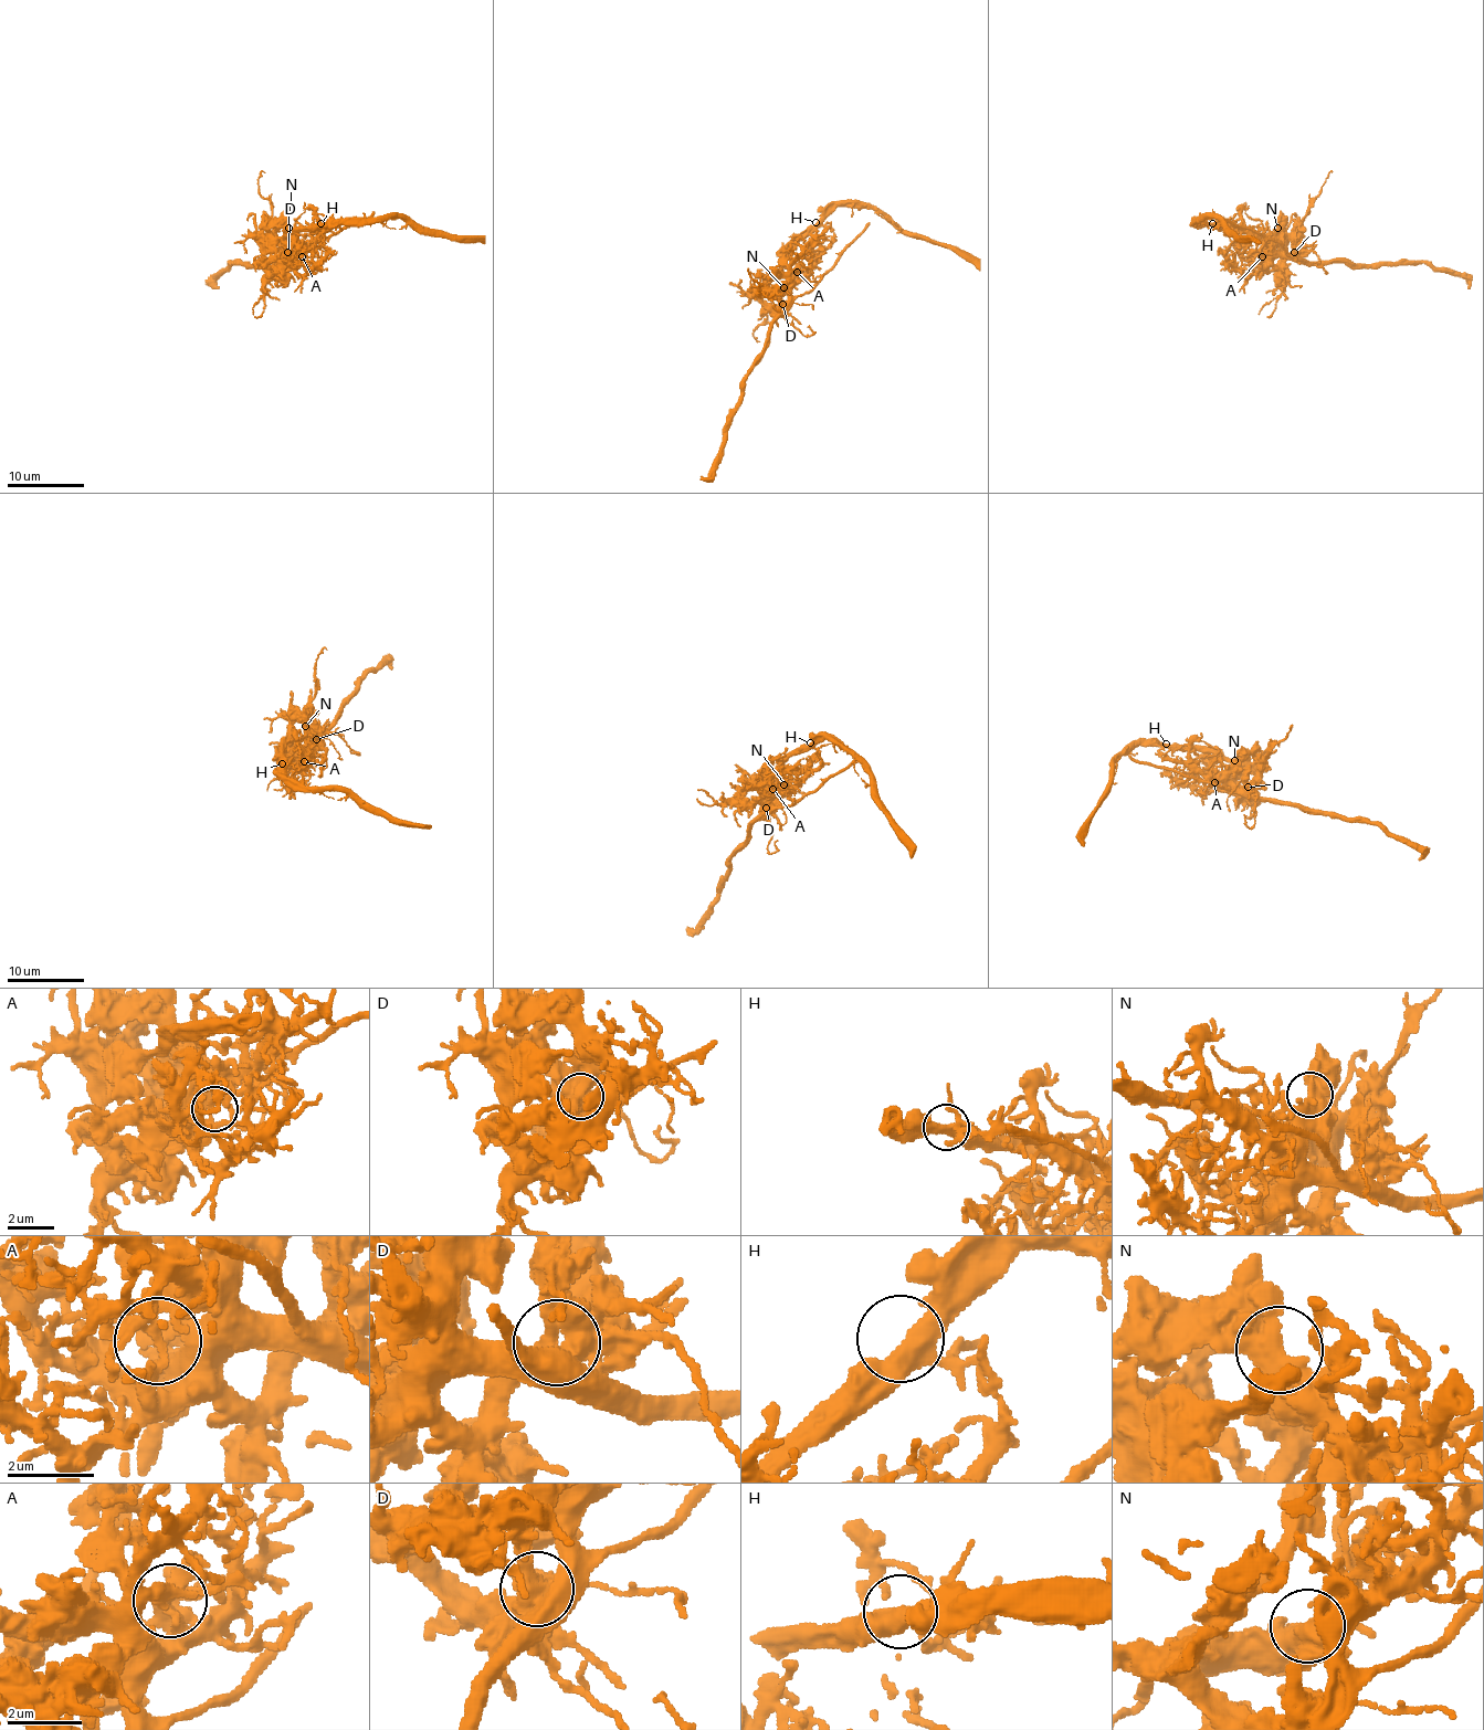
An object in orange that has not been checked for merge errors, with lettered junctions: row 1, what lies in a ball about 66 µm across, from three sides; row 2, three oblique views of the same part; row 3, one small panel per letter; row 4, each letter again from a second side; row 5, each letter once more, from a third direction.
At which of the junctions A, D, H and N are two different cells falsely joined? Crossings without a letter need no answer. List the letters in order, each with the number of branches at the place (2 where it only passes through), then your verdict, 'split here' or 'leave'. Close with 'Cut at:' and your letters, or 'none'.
A: 5 branches meet; leave
D: 2 branches meet; split here
H: 3 branches meet; leave
N: 2 branches meet; leave
Cut at: D

